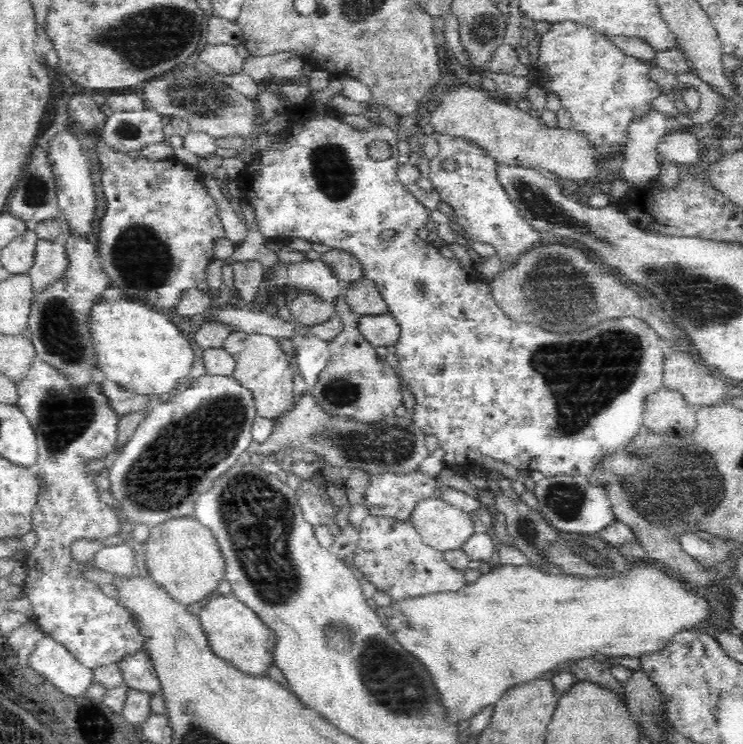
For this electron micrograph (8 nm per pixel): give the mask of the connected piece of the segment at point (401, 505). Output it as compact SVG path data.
M414 471L408 474L392 474L391 472L370 475L368 488L364 490L364 506L372 516L390 517L408 521L413 508L421 500L432 498L438 480L426 472Z

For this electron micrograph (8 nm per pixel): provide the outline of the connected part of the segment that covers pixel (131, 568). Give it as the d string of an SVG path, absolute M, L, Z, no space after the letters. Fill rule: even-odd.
M128 545L105 546L94 554L92 560L96 561L98 568L118 578L140 574L134 550Z

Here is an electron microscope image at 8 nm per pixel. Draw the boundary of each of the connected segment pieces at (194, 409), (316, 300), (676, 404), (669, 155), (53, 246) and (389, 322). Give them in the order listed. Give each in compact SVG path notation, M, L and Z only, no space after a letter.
M204 375L190 387L184 386L178 393L157 400L153 412L134 431L109 469L109 492L120 503L118 511L123 519L150 527L171 518L196 519L196 502L215 486L224 472L238 463L242 452L246 452L253 441L252 428L257 416L253 391L232 375Z
M308 290L298 291L298 295L288 306L294 320L310 327L322 324L336 315L334 303L326 302L321 296Z
M662 388L647 397L643 426L652 435L684 438L697 430L694 409L680 393Z
M688 129L666 131L660 138L657 153L661 164L671 163L683 166L695 166L700 156L700 143L702 140Z
M64 232L54 240L36 239L34 262L28 272L31 276L33 293L42 292L64 274L68 264L66 240Z
M390 312L381 315L366 315L356 320L360 332L375 348L396 345L400 337L400 325Z

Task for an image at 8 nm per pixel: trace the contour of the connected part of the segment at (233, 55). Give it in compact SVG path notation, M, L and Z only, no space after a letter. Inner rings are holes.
M231 44L206 45L202 48L199 61L222 75L233 75L243 70L243 59Z

